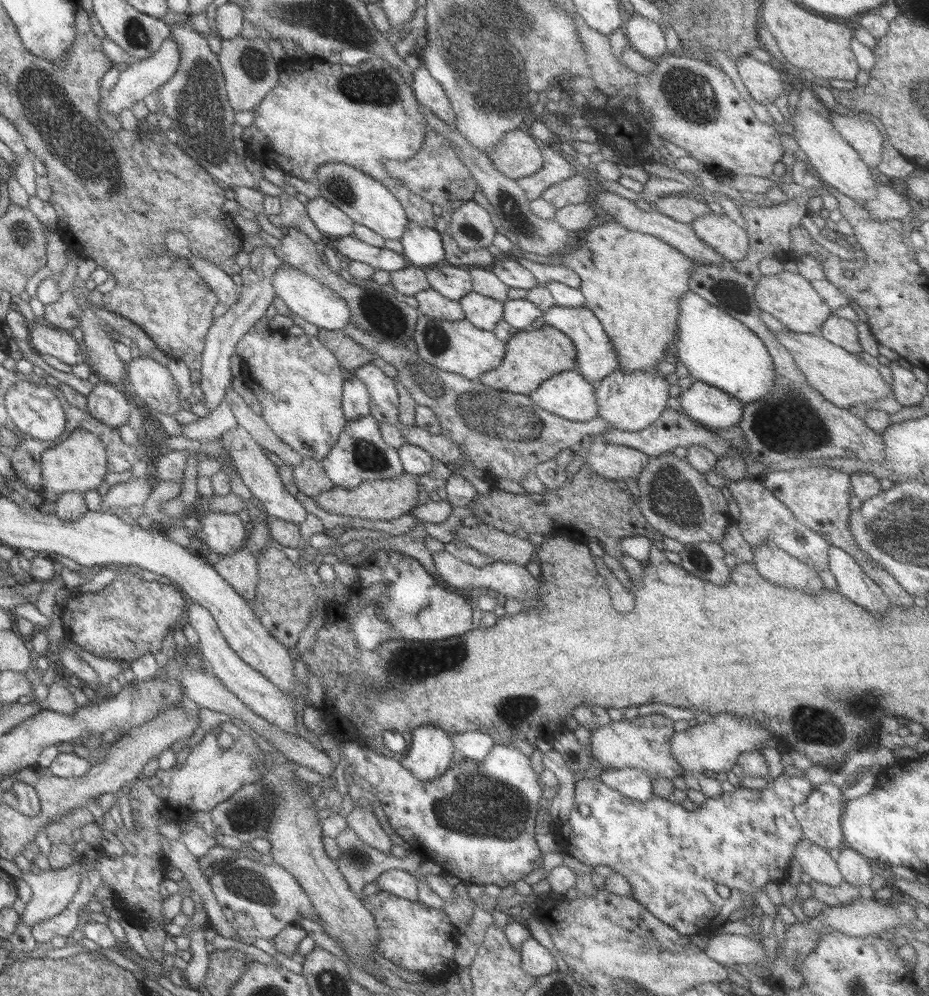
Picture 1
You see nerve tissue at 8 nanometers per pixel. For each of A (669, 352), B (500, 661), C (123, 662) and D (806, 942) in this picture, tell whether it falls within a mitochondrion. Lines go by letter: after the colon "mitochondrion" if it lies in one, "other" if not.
A: other
B: other
C: other
D: other

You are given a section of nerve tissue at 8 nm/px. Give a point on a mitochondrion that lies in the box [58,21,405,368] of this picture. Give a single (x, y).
(373, 86)

